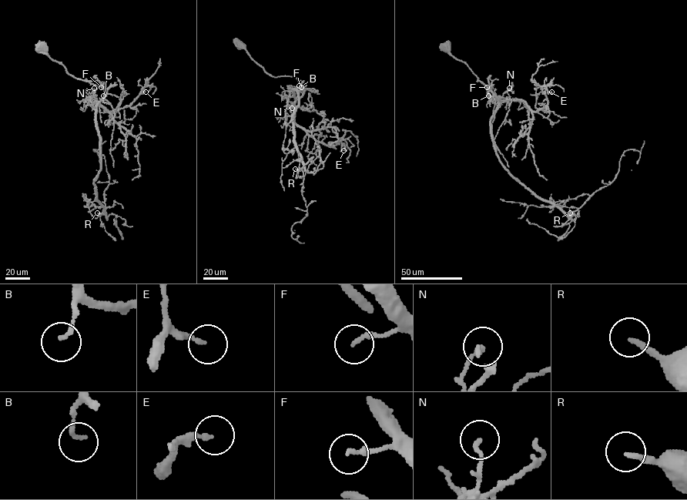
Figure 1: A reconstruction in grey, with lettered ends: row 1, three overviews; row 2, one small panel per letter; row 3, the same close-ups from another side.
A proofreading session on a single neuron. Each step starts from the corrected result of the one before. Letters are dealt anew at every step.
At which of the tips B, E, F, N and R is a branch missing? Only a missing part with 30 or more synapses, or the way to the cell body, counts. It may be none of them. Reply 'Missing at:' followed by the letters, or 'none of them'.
Missing at: R

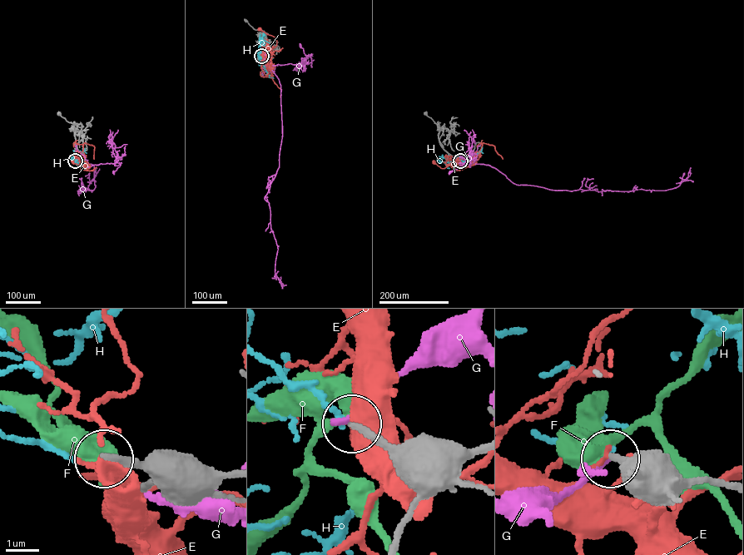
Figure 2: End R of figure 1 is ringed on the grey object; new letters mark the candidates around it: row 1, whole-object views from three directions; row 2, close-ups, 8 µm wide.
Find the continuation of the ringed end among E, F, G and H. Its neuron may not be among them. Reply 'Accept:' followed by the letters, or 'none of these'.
Accept: none of these

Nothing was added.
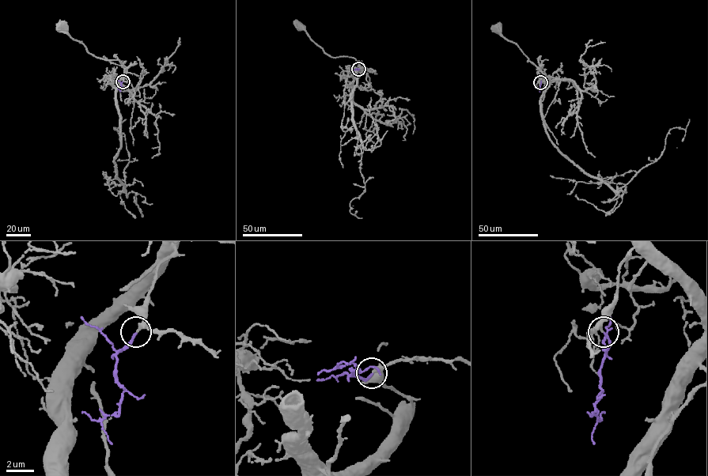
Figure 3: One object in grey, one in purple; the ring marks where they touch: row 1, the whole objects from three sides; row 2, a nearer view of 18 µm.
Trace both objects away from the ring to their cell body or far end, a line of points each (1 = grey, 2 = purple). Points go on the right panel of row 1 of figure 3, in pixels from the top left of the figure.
1: (540, 82), (543, 73), (528, 62), (528, 58), (517, 45), (504, 36), (497, 27)
2: (540, 82), (539, 92)

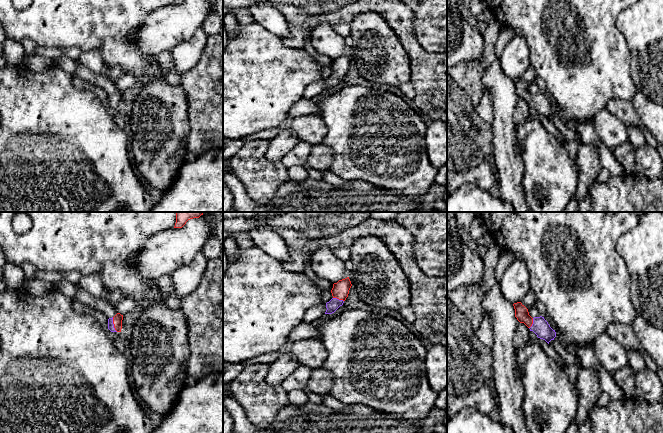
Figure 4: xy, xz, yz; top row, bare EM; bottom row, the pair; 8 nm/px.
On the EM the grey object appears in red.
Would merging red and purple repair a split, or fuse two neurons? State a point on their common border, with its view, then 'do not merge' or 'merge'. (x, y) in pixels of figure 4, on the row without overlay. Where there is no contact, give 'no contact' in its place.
xy (113, 99) | merge

